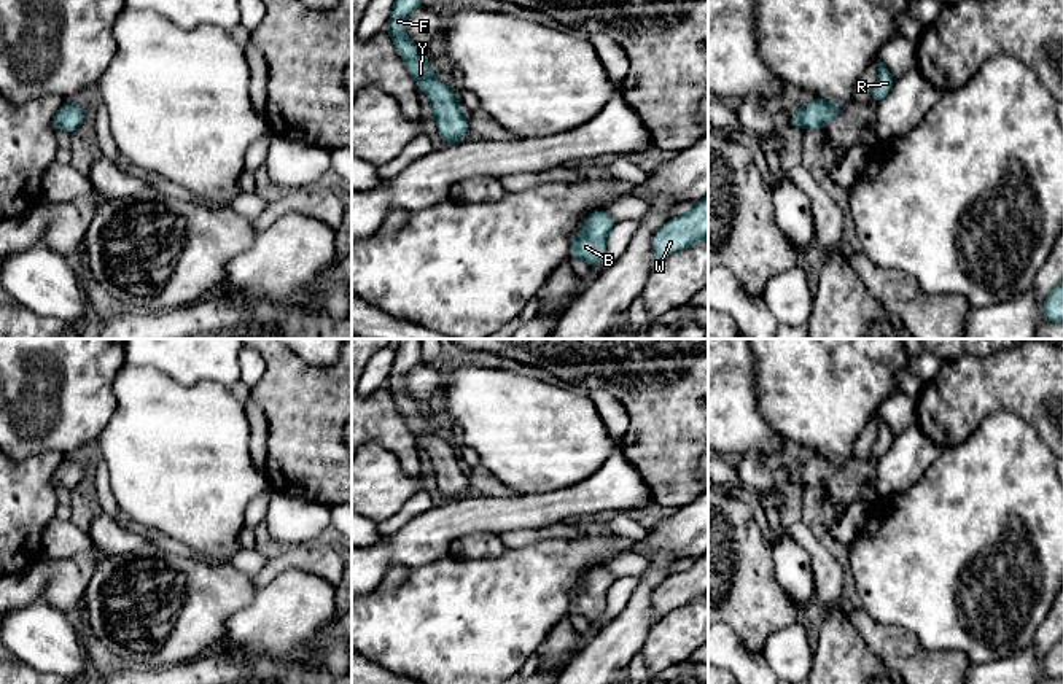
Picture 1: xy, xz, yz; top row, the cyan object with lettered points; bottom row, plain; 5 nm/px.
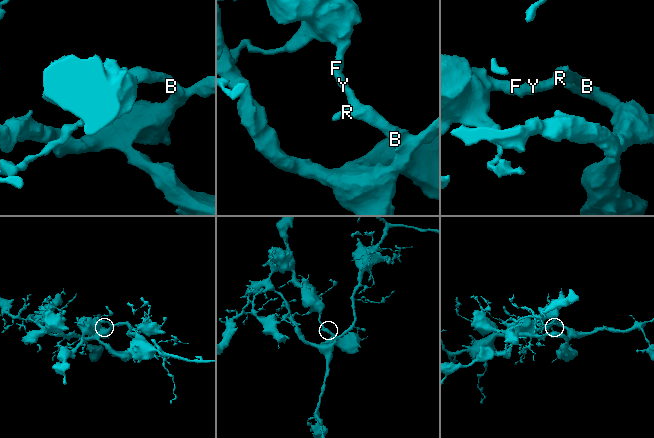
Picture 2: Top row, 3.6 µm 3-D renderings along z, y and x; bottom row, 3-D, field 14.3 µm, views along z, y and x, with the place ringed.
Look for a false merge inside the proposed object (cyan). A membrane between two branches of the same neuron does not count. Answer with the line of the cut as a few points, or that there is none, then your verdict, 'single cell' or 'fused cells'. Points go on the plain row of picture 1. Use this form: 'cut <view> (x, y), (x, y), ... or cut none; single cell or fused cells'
cut none; single cell

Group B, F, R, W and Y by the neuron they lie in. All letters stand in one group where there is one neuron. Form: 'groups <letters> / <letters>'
groups B F R W Y

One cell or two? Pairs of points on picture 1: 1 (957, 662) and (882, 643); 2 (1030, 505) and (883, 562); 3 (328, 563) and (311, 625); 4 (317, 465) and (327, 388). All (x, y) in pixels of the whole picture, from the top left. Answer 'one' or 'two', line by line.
1: one
2: one
3: two
4: one

